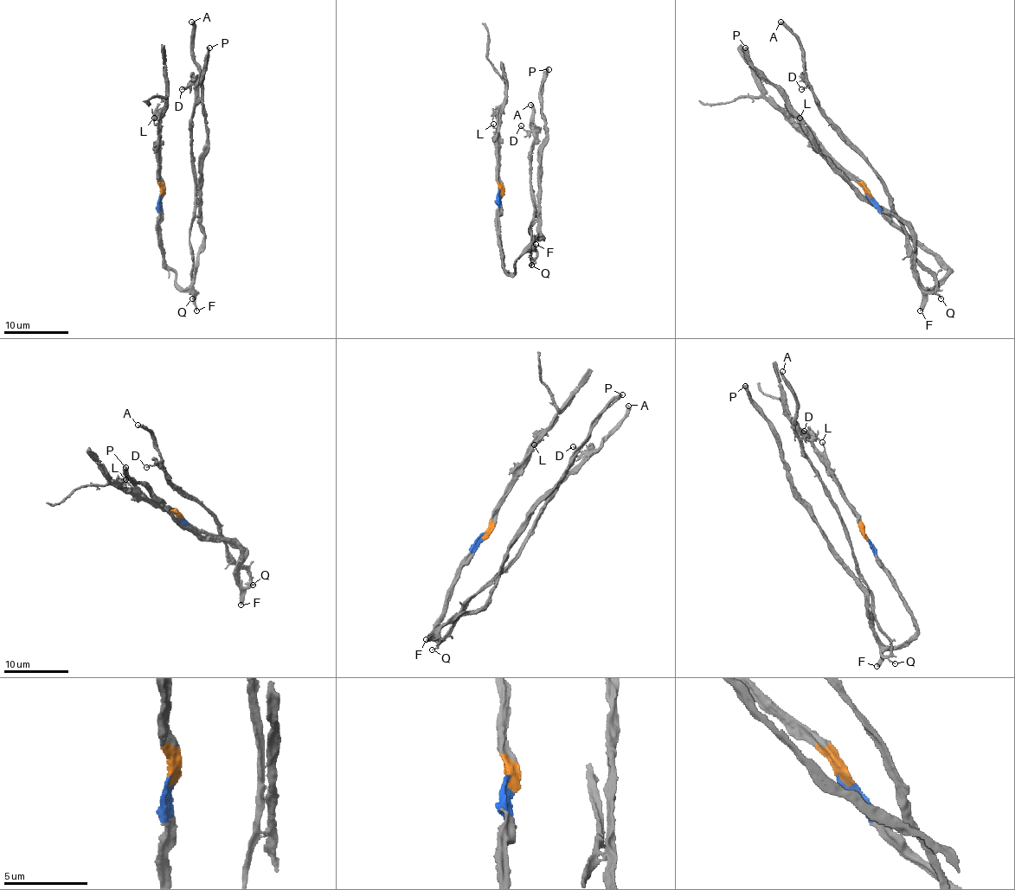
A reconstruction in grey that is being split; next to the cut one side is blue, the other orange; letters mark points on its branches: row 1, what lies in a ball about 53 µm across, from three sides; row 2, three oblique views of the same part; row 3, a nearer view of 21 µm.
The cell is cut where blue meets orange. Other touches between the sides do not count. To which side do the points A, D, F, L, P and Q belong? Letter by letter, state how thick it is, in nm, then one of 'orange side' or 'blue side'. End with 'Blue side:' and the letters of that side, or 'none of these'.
A: 320 nm | blue side
D: 120 nm | blue side
F: 280 nm | blue side
L: 110 nm | orange side
P: 360 nm | blue side
Q: 120 nm | blue side
Blue side: A, D, F, P, Q

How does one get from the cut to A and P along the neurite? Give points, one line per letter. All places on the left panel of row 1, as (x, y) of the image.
A: (159, 196), (163, 259), (185, 289), (195, 272), (190, 245), (195, 211), (191, 115), (200, 80), (191, 21)
P: (159, 196), (163, 259), (185, 289), (195, 272), (203, 231), (202, 152), (206, 141), (203, 67), (209, 47)

